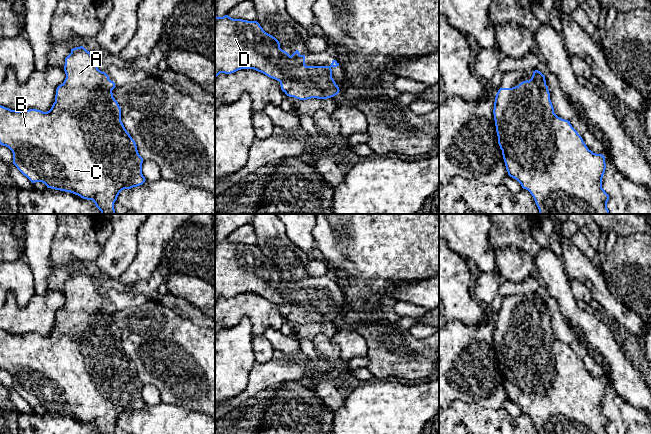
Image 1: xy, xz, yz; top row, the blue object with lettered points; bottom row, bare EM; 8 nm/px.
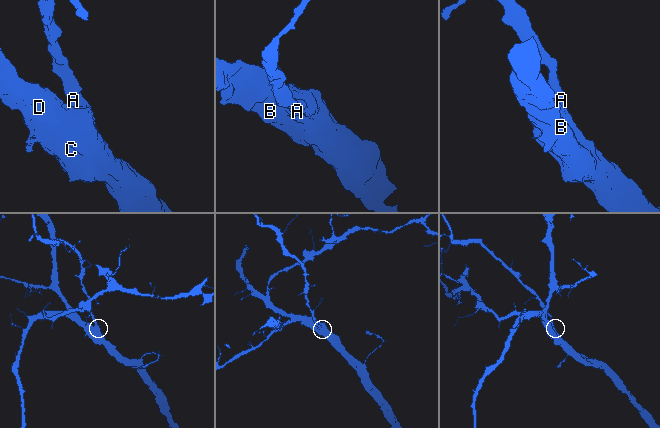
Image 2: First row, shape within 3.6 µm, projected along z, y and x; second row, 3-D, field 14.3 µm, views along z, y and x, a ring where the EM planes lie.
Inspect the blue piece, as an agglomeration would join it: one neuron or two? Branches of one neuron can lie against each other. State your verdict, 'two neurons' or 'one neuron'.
one neuron

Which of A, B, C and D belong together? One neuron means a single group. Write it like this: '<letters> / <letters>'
A B C D

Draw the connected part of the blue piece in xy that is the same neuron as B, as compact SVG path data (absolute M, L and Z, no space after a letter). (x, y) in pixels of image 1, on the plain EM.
M83 270L71 273L65 282L64 295L66 302L57 311L55 326L49 335L16 335L0 329L0 369L12 375L13 388L32 407L42 406L47 412L92 424L99 434L115 434L114 427L122 414L145 406L142 398L143 382L121 345L121 332L112 317L115 307L98 293L91 277Z

